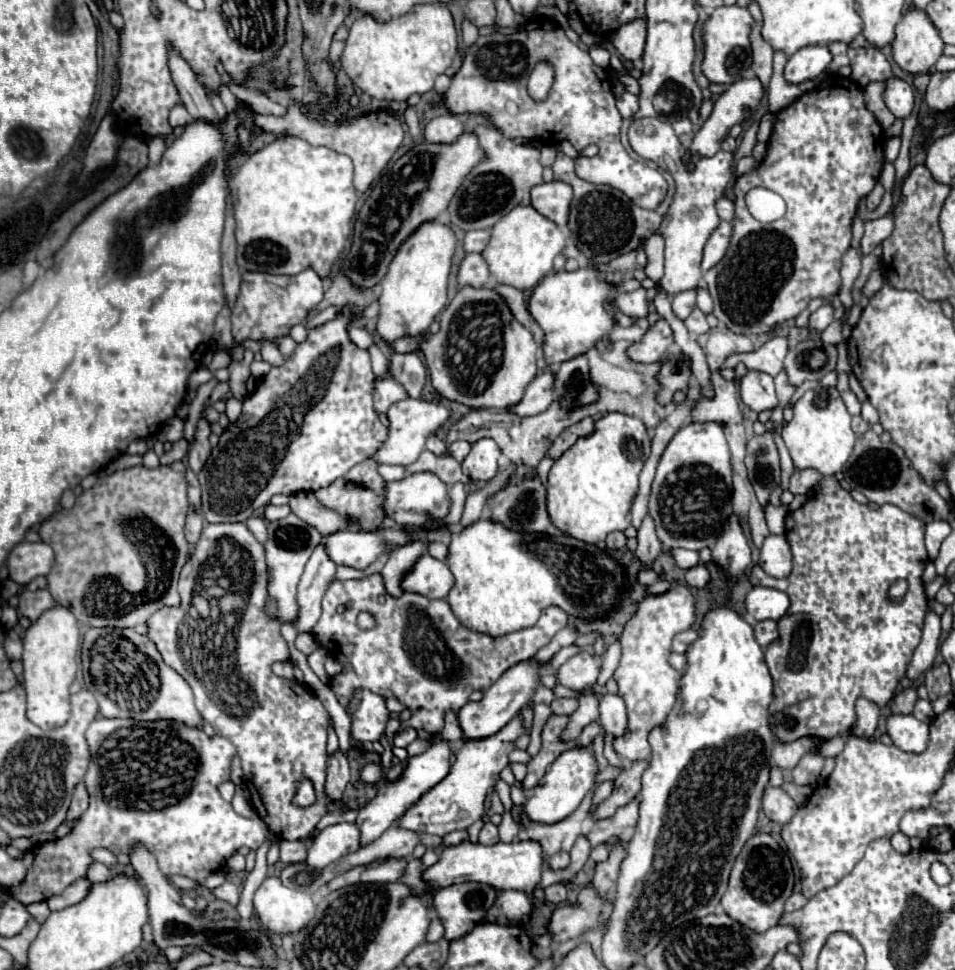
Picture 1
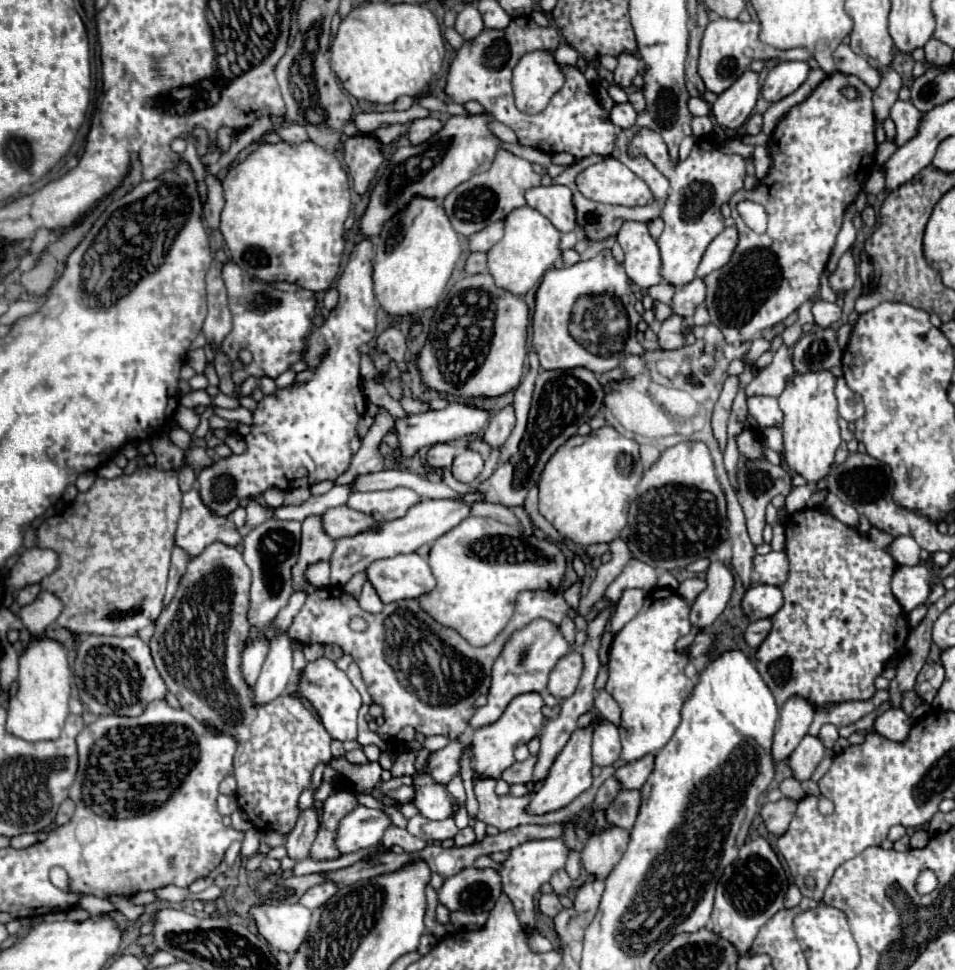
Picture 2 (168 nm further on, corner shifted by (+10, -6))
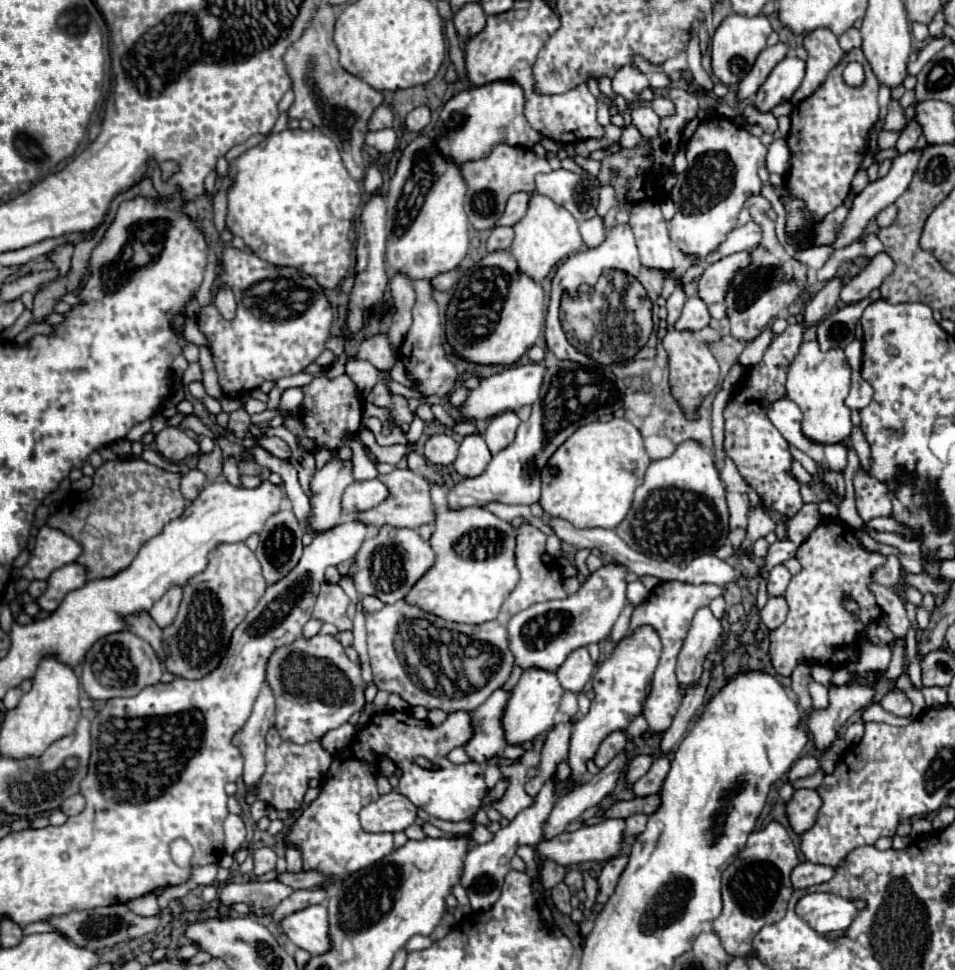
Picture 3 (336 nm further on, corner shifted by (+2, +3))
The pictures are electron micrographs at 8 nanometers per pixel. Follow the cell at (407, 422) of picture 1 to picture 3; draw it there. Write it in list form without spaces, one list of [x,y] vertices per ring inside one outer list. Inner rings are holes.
[[[533,362],[505,368],[503,372],[497,372],[491,378],[485,378],[475,390],[471,390],[469,398],[461,404],[461,412],[473,420],[487,420],[487,418],[493,418],[495,414],[501,414],[507,410],[515,412],[525,404],[533,404],[541,390],[543,374],[545,374],[545,366],[533,364]]]

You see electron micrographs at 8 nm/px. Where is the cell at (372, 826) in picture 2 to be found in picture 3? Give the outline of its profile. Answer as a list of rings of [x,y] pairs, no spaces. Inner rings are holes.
[[[391,790],[377,802],[367,804],[359,818],[365,832],[399,832],[415,822],[417,806],[397,790]]]

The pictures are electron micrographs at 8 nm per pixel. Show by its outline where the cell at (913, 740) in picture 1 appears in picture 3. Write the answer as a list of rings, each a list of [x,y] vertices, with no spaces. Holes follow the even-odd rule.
[[[889,690],[883,700],[879,702],[887,712],[895,714],[895,716],[911,716],[911,700],[907,698],[905,692],[901,690]]]

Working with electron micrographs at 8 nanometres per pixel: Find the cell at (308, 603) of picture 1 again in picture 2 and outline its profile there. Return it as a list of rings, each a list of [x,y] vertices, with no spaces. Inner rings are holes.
[[[307,517],[303,521],[303,537],[301,537],[301,555],[299,561],[293,567],[293,589],[313,593],[317,587],[313,587],[305,579],[305,571],[319,561],[329,561],[335,547],[335,539],[323,533],[321,529],[321,517]]]

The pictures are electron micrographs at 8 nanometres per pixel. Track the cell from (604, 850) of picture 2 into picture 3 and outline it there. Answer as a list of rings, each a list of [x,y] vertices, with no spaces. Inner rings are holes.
[[[633,814],[629,816],[625,822],[627,822],[627,828],[625,828],[625,836],[635,836],[635,834],[641,834],[645,830],[645,824],[647,824],[649,816],[647,814]]]

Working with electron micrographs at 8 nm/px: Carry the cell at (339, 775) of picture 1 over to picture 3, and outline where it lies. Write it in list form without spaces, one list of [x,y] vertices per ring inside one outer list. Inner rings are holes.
[[[287,850],[285,854],[285,860],[287,860],[287,870],[289,872],[299,872],[301,870],[301,852],[299,850]]]

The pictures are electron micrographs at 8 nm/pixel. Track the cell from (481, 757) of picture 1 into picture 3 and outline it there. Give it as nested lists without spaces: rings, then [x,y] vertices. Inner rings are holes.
[[[537,668],[523,670],[523,676],[517,682],[517,686],[513,688],[505,714],[503,714],[503,728],[505,728],[507,742],[511,746],[521,744],[521,742],[531,742],[539,734],[547,732],[557,720],[561,696],[563,696],[563,688],[561,688],[555,672],[537,670]]]

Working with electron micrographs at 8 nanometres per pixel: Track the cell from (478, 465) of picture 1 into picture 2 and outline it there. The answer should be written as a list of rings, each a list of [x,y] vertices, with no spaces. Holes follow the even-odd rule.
[[[465,449],[453,461],[453,477],[461,483],[473,483],[483,471],[483,459],[477,451]]]

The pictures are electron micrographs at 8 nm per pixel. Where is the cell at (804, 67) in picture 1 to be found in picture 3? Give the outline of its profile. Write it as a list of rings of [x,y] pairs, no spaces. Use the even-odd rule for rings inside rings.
[[[789,54],[771,70],[767,80],[761,84],[759,92],[755,94],[753,106],[759,112],[771,112],[777,104],[789,102],[793,92],[799,88],[803,76],[805,76],[805,62]]]

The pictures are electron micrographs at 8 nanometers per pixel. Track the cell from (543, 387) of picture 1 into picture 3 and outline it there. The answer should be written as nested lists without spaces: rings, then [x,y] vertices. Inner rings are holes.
[[[503,412],[503,414],[495,416],[495,418],[489,422],[489,426],[487,426],[483,438],[485,438],[485,442],[487,442],[489,450],[491,450],[491,454],[503,450],[505,446],[509,446],[509,444],[513,442],[519,424],[521,424],[521,420],[517,418],[515,412]]]

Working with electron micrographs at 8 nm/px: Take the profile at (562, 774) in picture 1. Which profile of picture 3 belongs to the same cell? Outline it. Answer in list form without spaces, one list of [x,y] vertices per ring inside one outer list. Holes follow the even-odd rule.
[[[639,626],[623,640],[619,640],[609,658],[599,666],[597,674],[593,676],[595,698],[591,702],[591,710],[581,720],[577,720],[571,732],[571,748],[567,756],[569,766],[573,770],[571,780],[581,780],[581,776],[587,772],[585,762],[595,756],[599,744],[611,732],[627,730],[631,720],[643,712],[643,704],[649,694],[651,678],[659,658],[661,658],[661,640],[657,638],[657,632],[653,630],[653,626]]]

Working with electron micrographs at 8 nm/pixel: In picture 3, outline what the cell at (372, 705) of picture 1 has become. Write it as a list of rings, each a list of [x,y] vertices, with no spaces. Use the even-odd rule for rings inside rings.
[[[331,634],[299,638],[289,646],[277,648],[269,656],[265,682],[269,682],[269,688],[277,698],[273,728],[283,740],[293,744],[319,740],[325,732],[345,724],[349,716],[359,712],[365,704],[361,666],[347,658],[341,642]]]

